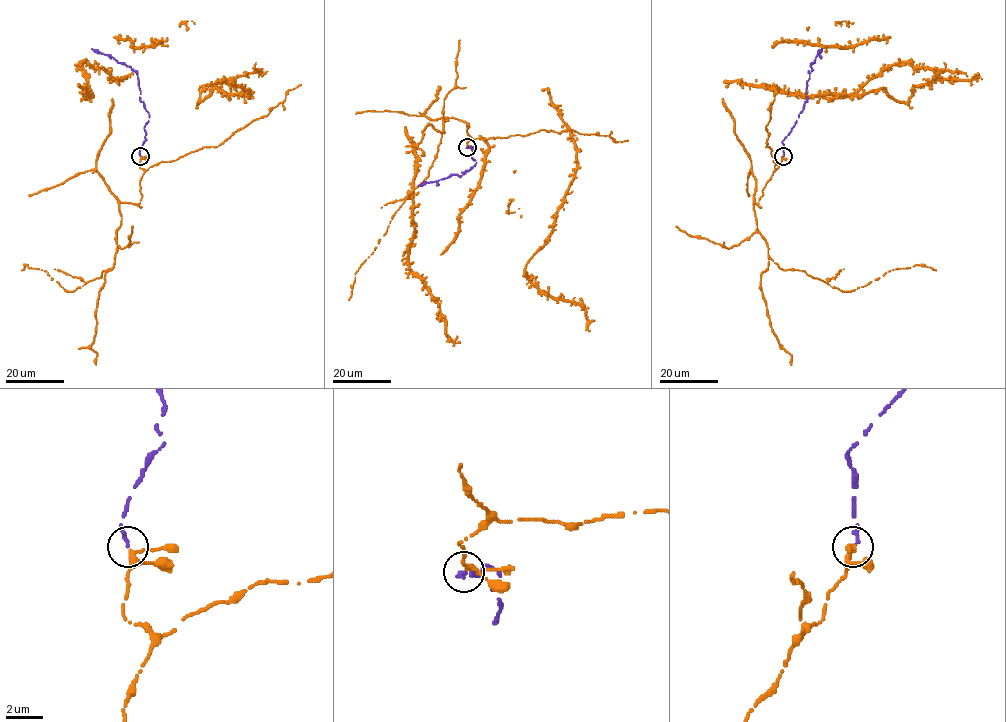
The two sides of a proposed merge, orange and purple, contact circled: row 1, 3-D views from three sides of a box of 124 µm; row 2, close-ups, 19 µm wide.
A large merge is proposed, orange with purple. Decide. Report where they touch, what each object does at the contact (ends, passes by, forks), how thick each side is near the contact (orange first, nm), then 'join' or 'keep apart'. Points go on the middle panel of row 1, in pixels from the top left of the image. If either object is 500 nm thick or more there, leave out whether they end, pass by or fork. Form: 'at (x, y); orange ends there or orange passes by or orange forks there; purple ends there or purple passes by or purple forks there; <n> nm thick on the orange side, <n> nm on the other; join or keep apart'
at (467, 147); orange forks there; purple ends there; 200 nm thick on the orange side, 200 nm on the other; join

